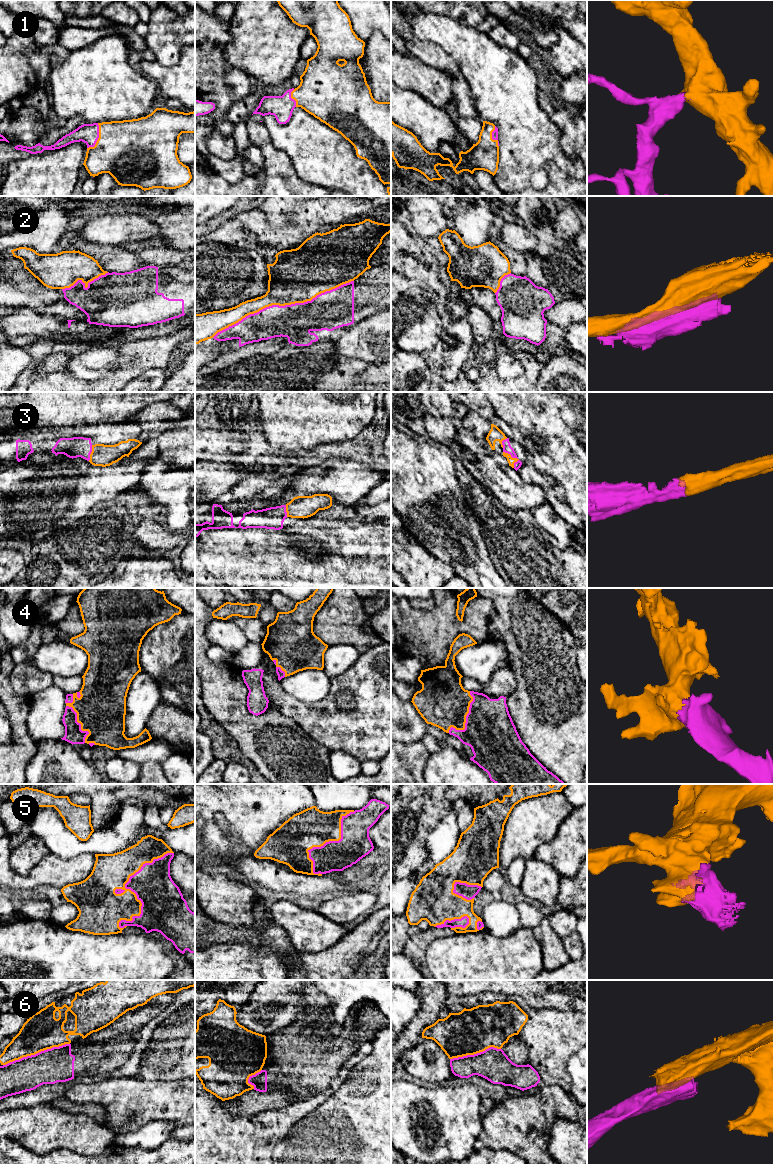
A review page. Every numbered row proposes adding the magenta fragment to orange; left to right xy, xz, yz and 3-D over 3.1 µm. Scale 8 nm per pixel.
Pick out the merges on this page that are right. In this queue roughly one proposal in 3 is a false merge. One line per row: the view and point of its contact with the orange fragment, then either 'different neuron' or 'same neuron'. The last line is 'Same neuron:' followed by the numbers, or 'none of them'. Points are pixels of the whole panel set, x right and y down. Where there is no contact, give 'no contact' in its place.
1: meets orange in xy at (98, 138); same neuron
2: meets orange in xz at (282, 305); different neuron
3: meets orange in yz at (514, 458); same neuron
4: meets orange in yz at (465, 719); same neuron
5: meets orange in xy at (128, 889); same neuron
6: meets orange in xy at (36, 1053); different neuron
Same neuron: 1, 3, 4, 5

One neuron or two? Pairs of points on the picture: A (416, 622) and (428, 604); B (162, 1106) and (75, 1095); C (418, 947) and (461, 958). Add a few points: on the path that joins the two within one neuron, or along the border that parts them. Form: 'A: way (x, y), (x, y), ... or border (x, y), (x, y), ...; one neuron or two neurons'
A: border (433, 599), (433, 606), (430, 609), (420, 609); two neurons
B: way (140, 1101), (129, 1101), (117, 1095), (97, 1095); one neuron
C: border (446, 936), (436, 938), (427, 947), (428, 969); two neurons

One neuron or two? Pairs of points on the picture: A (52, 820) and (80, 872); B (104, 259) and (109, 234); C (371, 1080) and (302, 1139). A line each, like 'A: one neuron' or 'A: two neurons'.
A: two neurons
B: two neurons
C: one neuron

